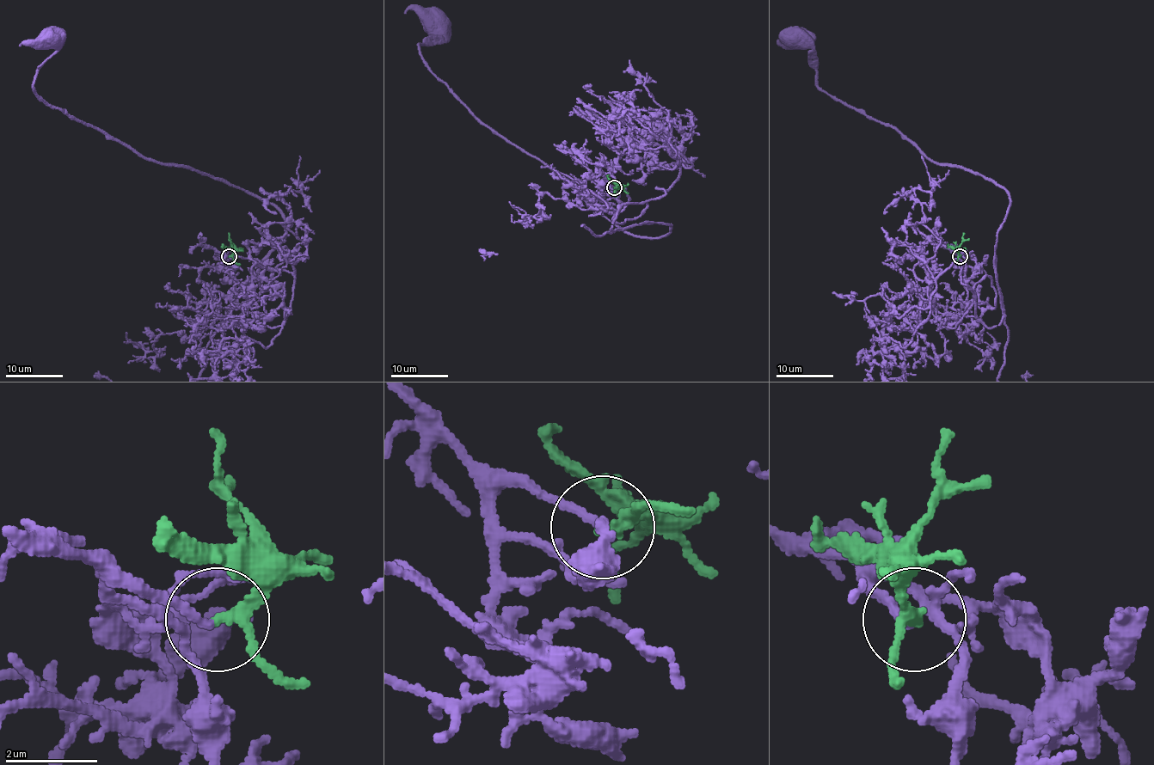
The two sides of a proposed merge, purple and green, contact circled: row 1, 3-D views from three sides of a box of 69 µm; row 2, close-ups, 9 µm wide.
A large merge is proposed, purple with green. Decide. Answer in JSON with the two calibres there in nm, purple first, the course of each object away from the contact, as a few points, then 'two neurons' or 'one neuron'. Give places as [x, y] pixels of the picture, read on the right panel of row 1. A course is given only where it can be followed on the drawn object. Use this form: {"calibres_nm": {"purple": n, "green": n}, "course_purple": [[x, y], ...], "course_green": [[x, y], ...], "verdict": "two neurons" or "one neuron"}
{"calibres_nm": {"purple": 160, "green": 200}, "course_purple": [[959, 256], [980, 308], [996, 302], [989, 277], [975, 315], [996, 326], [1009, 194], [825, 92], [800, 35]], "course_green": [[959, 256], [958, 247], [962, 242], [963, 232]], "verdict": "one neuron"}

